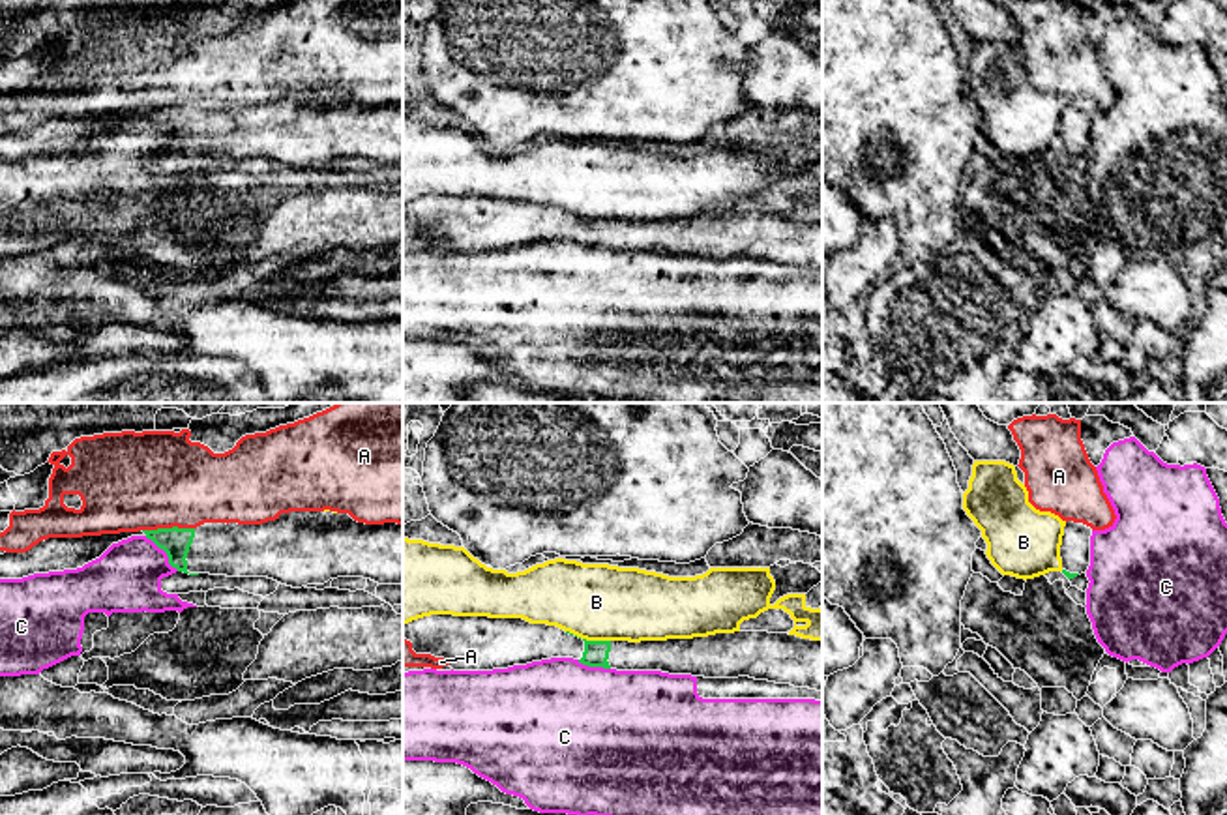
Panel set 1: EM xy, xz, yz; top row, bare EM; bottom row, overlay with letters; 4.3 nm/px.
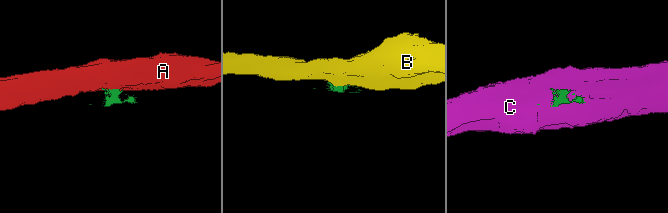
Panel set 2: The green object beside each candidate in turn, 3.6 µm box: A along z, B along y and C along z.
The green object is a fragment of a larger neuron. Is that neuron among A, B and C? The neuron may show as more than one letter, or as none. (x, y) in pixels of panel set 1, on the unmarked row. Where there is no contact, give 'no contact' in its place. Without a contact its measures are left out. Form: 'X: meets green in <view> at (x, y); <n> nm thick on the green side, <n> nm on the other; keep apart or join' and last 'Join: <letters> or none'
A: meets green in xy at (167, 109); 120 nm thick on the green side, 420 nm on the other; keep apart
B: meets green in xz at (589, 222); 110 nm thick on the green side, 340 nm on the other; keep apart
C: meets green in xy at (165, 132); 120 nm thick on the green side, 300 nm on the other; keep apart
Join: none

